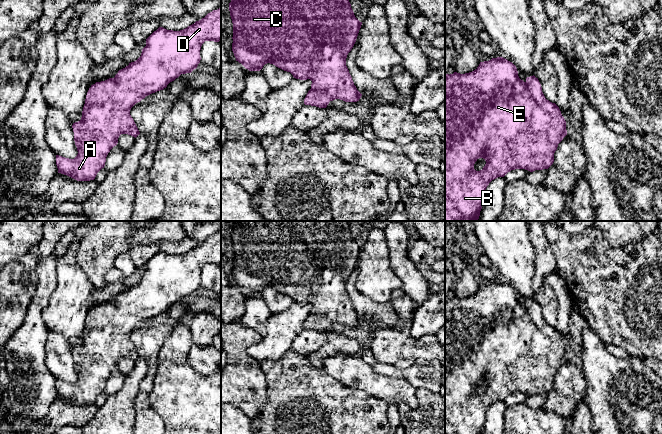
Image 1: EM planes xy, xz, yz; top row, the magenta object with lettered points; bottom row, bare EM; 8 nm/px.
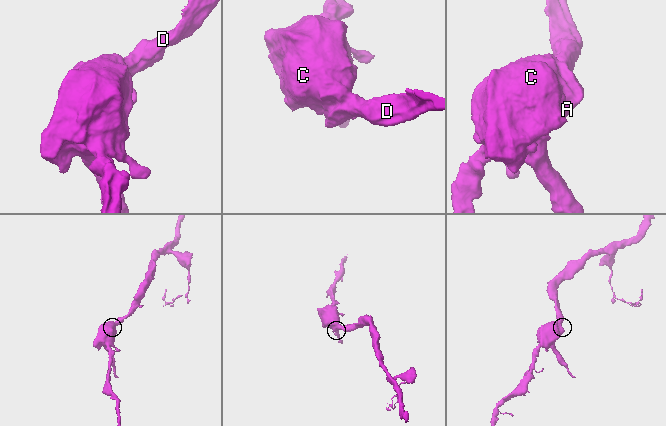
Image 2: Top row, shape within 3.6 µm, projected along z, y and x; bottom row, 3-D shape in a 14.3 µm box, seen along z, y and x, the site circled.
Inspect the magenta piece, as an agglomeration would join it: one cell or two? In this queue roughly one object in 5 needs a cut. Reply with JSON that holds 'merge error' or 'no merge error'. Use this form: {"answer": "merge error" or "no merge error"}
{"answer": "no merge error"}

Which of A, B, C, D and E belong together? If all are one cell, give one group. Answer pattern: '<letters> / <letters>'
A B C D E

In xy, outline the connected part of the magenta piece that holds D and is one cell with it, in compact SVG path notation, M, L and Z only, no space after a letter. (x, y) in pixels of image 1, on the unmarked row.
M221 232L180 255L159 251L147 263L141 280L118 295L114 302L96 306L89 312L81 344L73 347L78 378L74 383L56 379L58 397L77 405L94 404L104 392L106 381L117 369L121 358L137 361L140 356L130 339L131 332L146 320L163 314L181 298L191 297L200 287L200 274L205 265L221 264Z

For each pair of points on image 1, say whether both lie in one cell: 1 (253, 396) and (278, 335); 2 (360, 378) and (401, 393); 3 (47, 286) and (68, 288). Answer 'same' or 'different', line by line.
1: different
2: same
3: different

